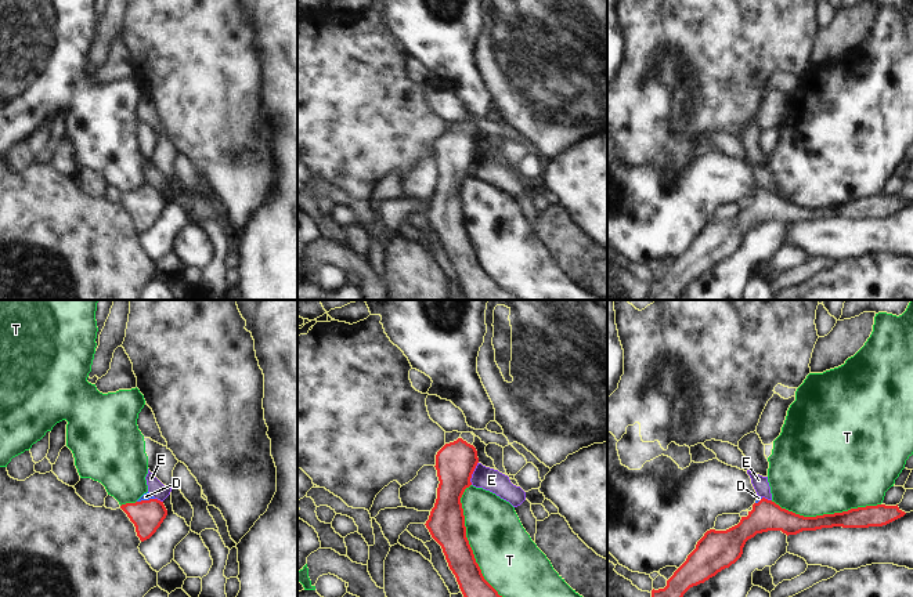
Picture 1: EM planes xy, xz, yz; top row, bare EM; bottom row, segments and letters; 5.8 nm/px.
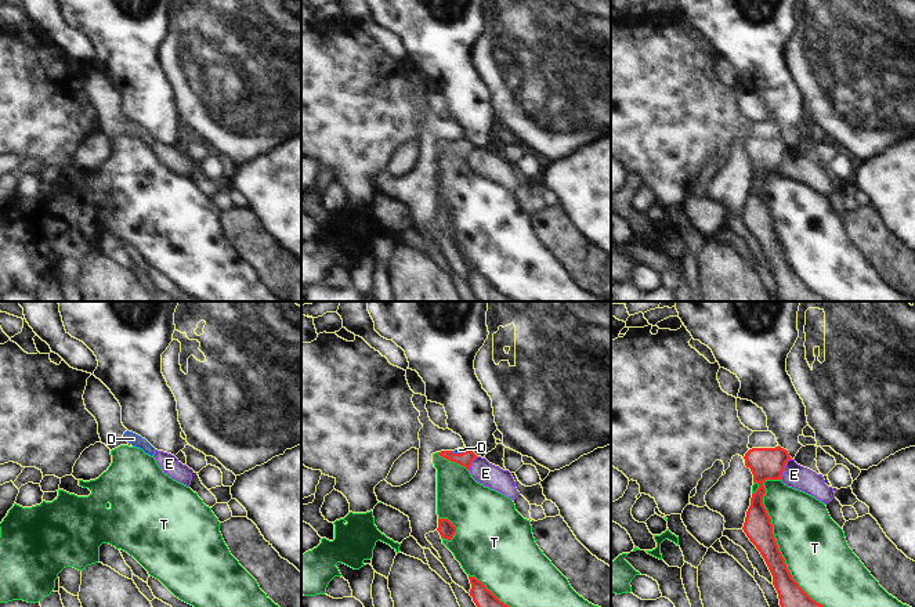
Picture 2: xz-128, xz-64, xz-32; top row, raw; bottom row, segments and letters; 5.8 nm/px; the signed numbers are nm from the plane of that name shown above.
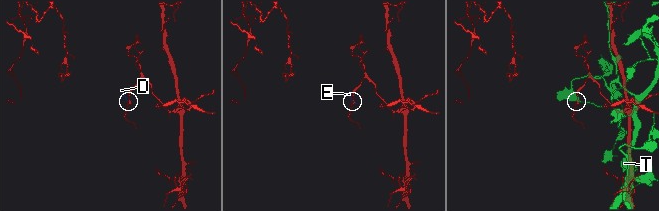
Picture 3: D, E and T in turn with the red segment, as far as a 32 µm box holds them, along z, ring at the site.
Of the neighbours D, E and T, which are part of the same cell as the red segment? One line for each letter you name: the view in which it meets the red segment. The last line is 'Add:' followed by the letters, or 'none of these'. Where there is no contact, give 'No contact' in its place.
D: Touches red in xy
Add: D.

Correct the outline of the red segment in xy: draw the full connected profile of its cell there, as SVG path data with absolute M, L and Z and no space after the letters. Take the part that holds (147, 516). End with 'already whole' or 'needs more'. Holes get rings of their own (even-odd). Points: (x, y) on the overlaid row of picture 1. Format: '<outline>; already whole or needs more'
M149 492L144 493L136 503L122 504L120 509L134 524L141 542L149 539L167 515L163 502L155 499Z; needs more

